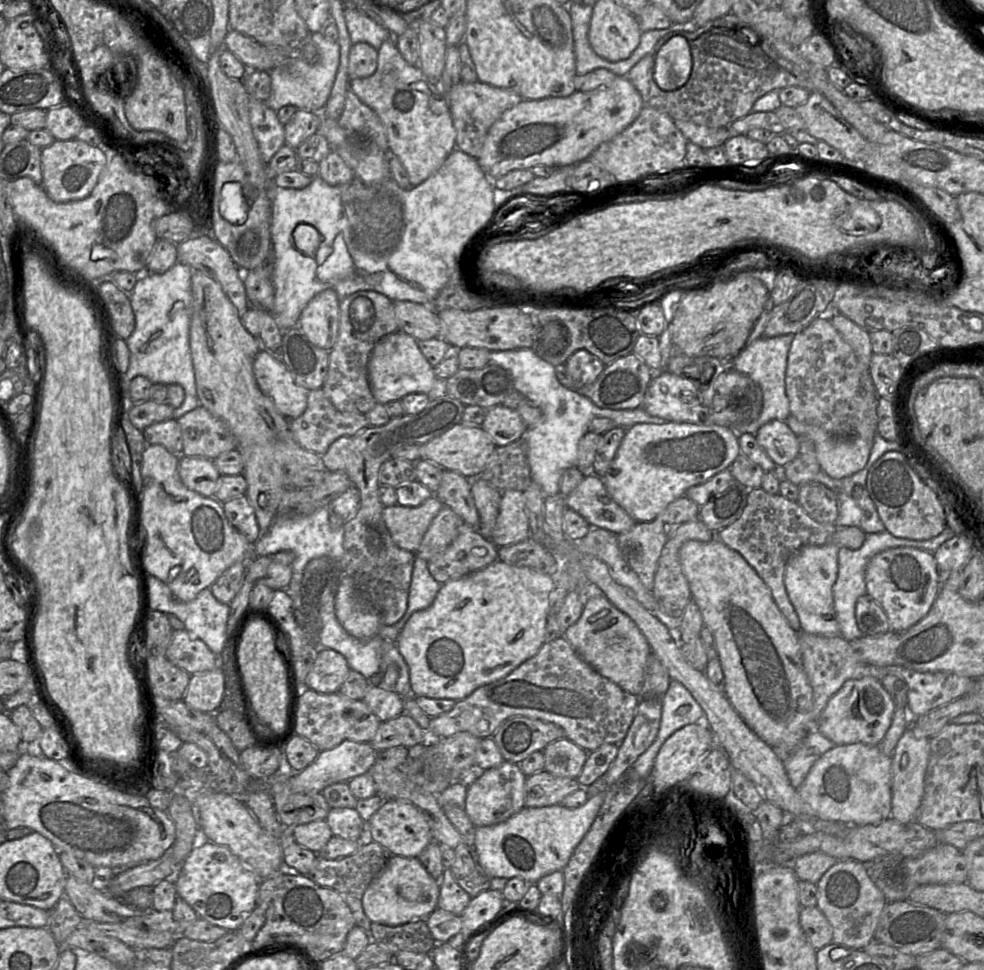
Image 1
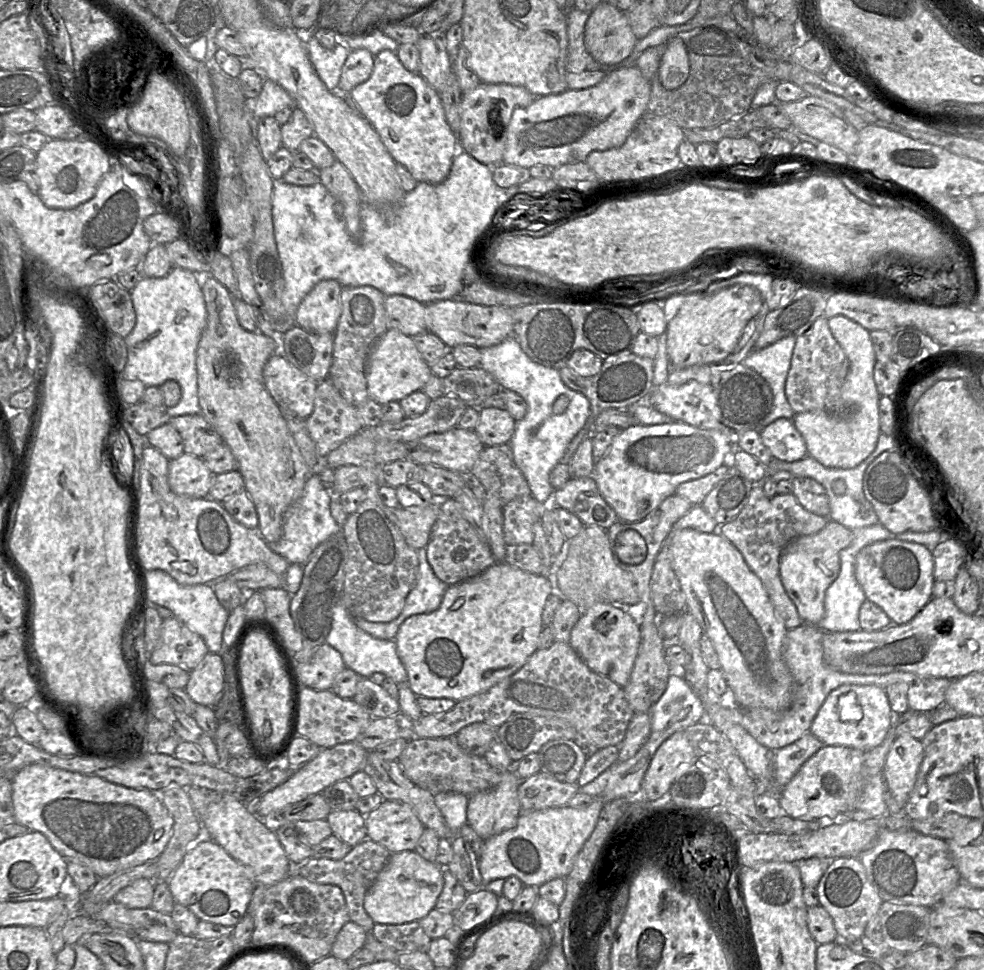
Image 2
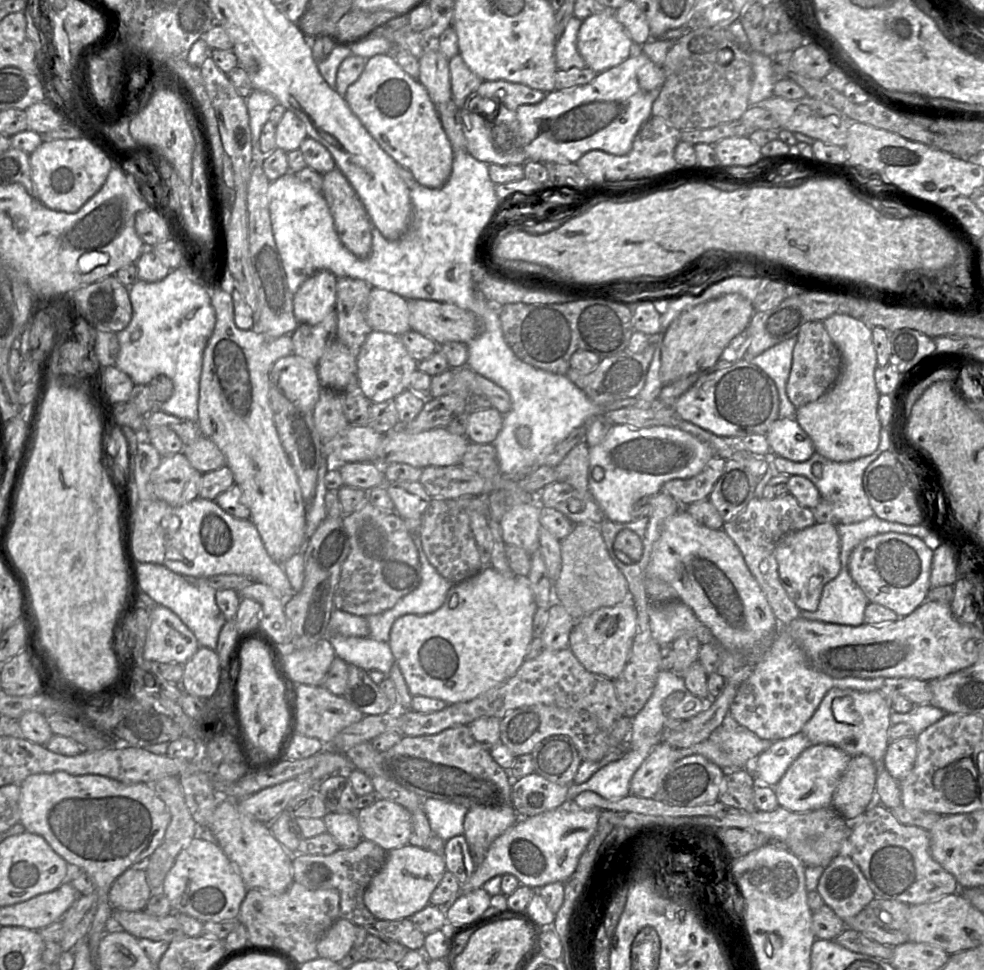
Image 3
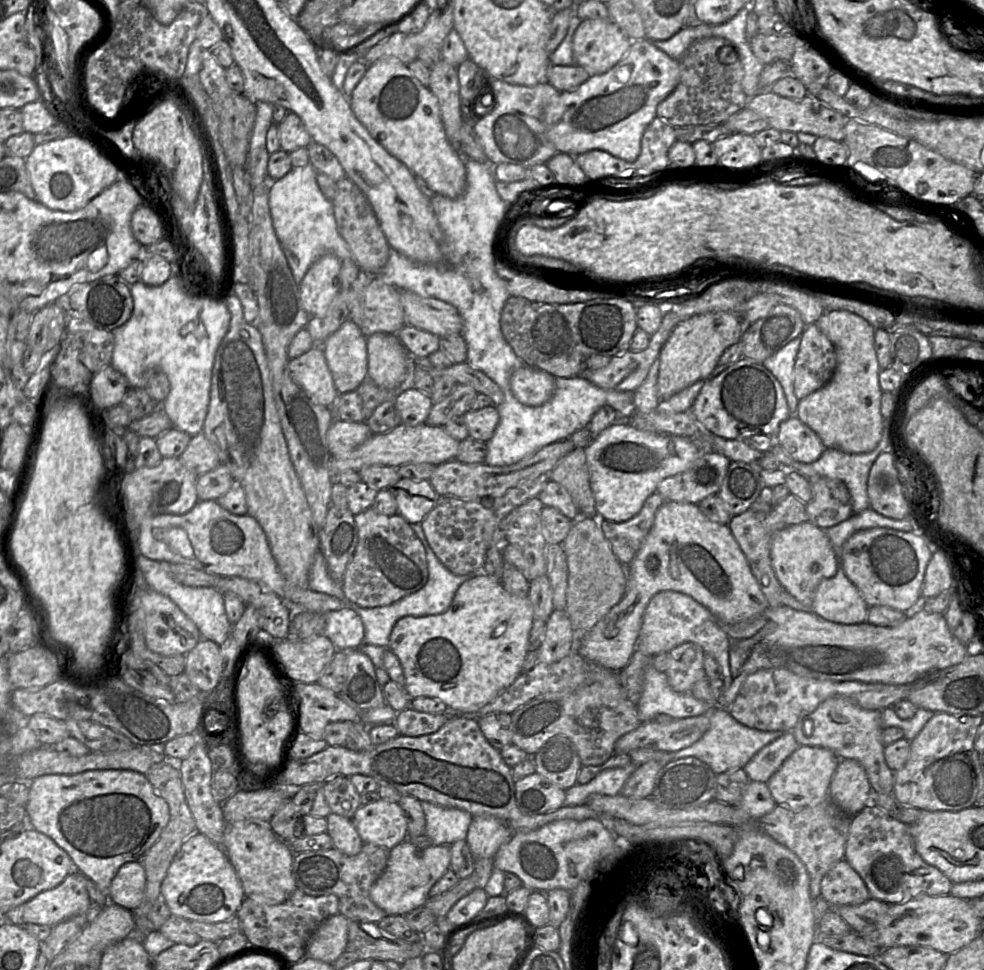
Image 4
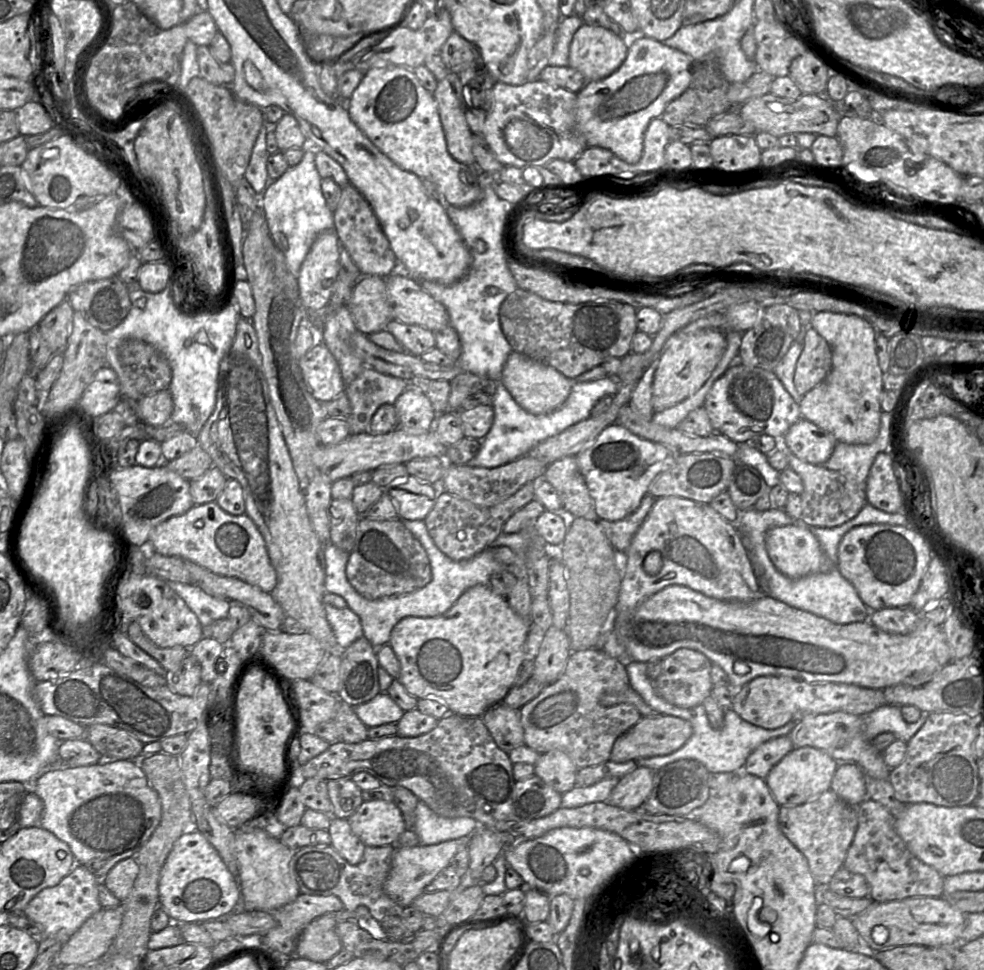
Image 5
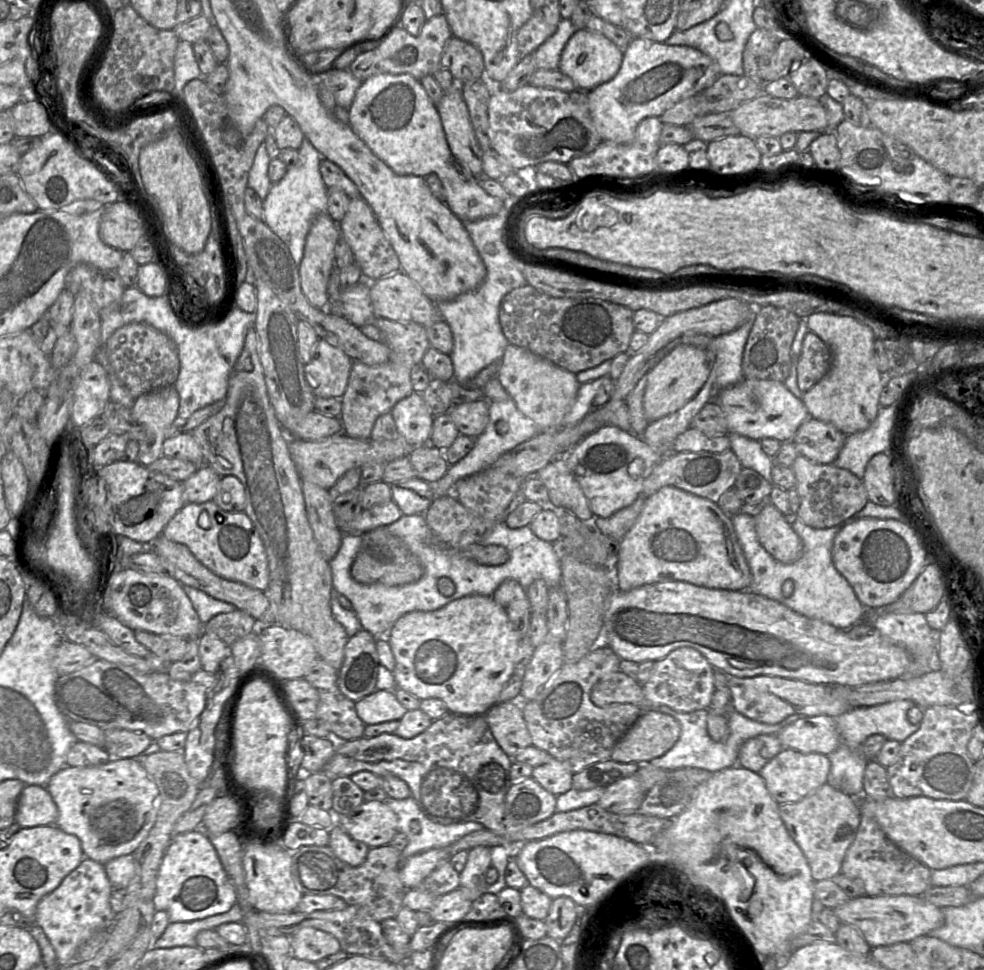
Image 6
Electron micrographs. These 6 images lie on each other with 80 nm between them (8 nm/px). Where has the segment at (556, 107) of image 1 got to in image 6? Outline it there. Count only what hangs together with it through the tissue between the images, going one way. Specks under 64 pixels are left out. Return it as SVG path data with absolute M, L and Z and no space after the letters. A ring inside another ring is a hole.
M633 37L623 50L621 67L614 78L587 92L589 111L602 140L631 143L637 126L647 117L660 117L668 108L710 87L723 74L701 51Z

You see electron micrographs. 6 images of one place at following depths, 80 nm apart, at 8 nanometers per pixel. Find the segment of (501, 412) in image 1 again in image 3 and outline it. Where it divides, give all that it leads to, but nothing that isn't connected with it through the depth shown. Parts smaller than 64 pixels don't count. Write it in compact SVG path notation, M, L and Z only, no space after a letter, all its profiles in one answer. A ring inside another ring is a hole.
M493 407L469 412L466 437L473 443L491 444L502 428L503 416Z

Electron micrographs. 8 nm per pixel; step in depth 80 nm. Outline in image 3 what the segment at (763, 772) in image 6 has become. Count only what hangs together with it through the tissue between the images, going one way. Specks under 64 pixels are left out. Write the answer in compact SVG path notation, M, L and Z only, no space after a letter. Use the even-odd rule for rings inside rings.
M810 745L796 758L773 787L778 805L796 813L832 806L833 794L851 758L833 745Z

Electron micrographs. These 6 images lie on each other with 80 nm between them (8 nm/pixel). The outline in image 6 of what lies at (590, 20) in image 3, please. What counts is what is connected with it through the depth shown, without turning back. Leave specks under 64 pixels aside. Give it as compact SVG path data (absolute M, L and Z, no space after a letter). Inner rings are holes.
M584 28L577 30L566 43L558 69L572 79L577 90L591 91L615 77L621 67L623 56L623 50L608 38Z

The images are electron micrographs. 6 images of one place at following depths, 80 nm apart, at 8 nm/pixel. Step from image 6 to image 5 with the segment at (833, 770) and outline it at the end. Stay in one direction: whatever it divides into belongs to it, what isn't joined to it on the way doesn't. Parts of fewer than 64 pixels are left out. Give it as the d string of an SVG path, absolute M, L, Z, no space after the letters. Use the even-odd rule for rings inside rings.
M886 704L864 715L864 731L868 740L883 732L891 732L896 739L907 743L923 726L930 713L921 713L914 723L906 722L900 706Z

